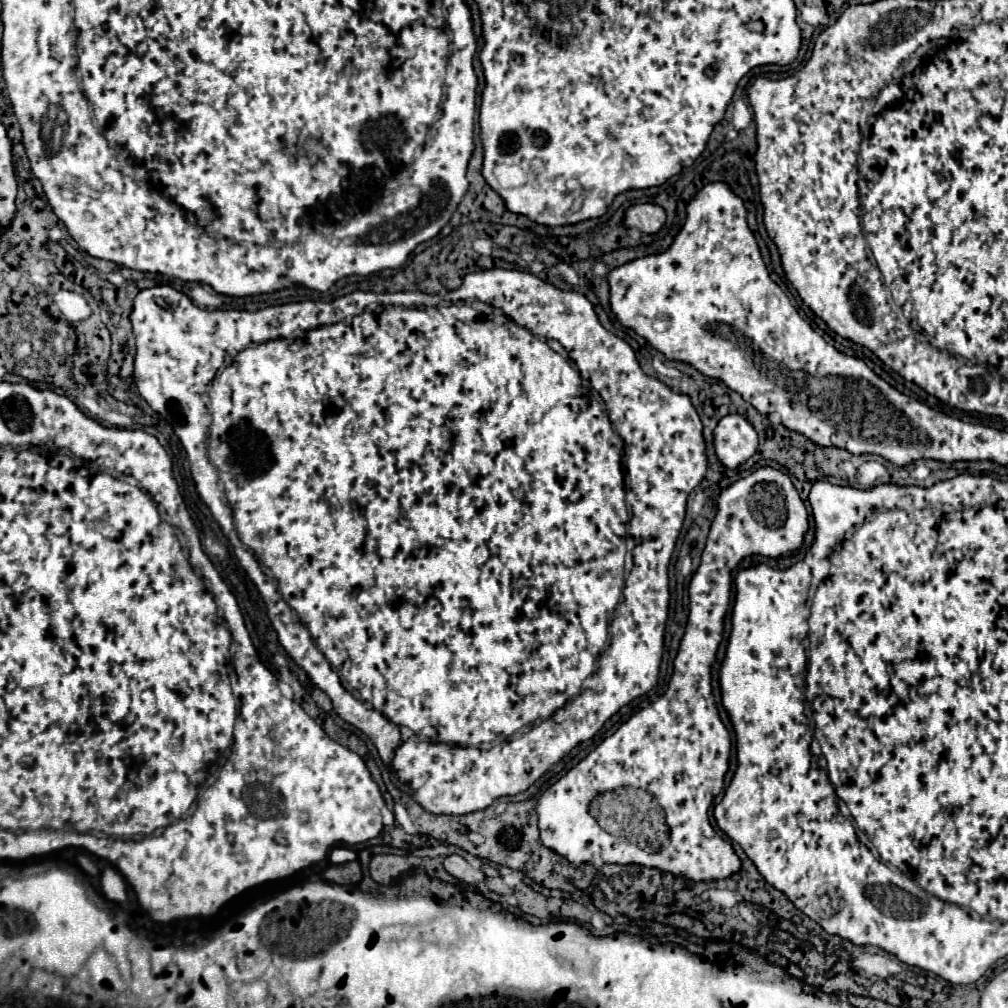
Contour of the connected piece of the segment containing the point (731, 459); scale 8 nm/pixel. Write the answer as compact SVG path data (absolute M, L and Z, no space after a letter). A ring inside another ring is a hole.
M738 414L724 416L714 428L714 452L718 460L730 470L744 464L756 452L756 446L756 430L746 418Z

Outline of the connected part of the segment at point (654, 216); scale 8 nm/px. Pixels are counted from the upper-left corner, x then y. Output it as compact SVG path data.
M634 204L624 212L622 224L626 228L638 228L644 234L656 234L666 222L666 214L656 204Z

